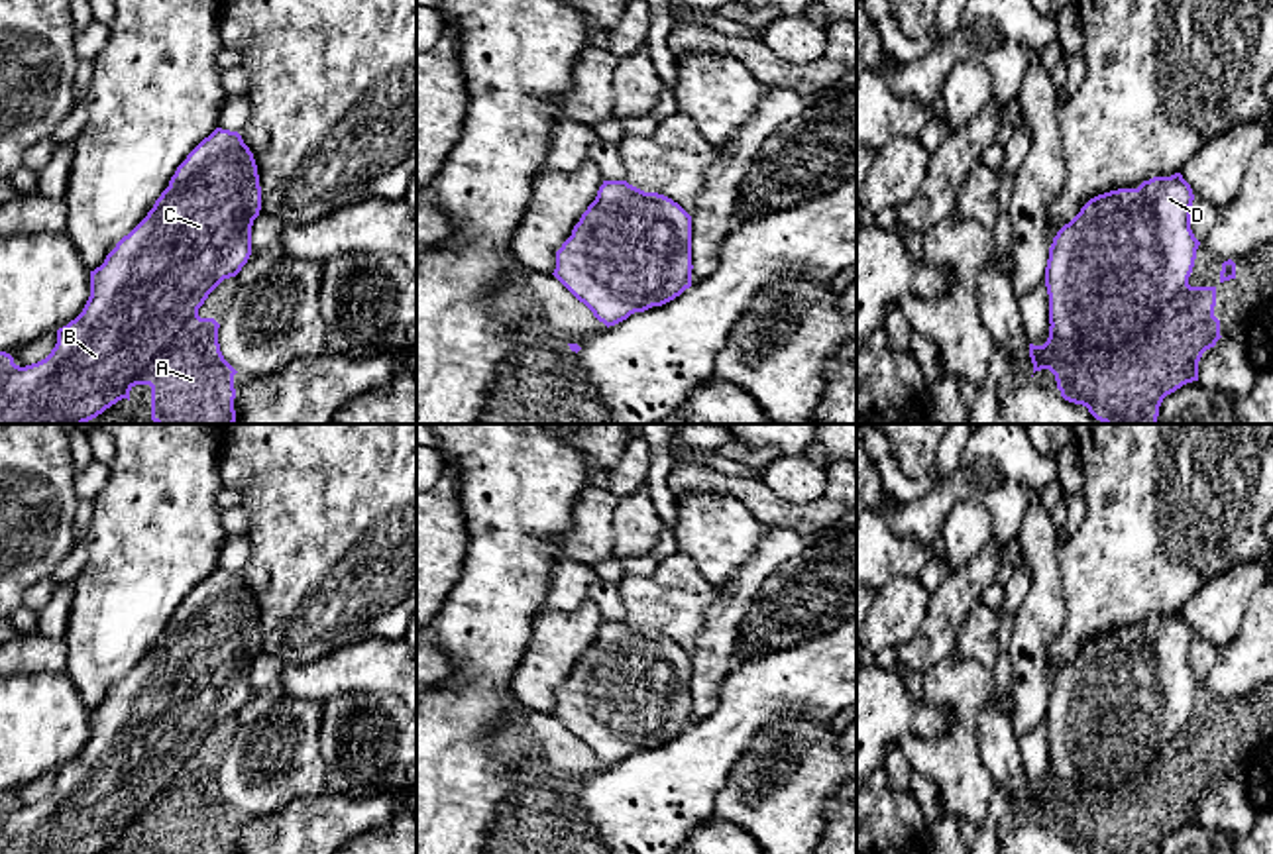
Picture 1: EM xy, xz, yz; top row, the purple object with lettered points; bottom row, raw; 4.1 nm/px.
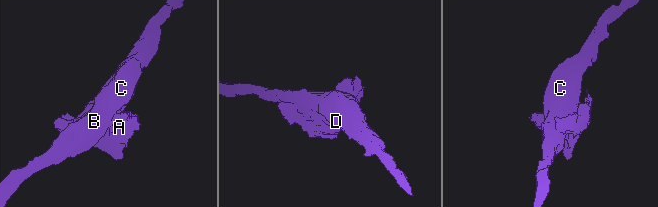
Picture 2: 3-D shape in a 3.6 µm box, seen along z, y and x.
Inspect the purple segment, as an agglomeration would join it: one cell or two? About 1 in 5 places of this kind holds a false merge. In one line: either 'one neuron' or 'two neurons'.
one neuron

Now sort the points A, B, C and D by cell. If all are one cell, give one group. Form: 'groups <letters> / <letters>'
groups A B C D

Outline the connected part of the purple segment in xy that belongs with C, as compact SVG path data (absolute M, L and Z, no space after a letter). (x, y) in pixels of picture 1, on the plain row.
M216 567L177 607L147 656L90 711L90 736L83 752L57 770L51 793L20 807L10 793L0 791L0 854L102 854L118 840L130 840L136 825L151 827L151 854L236 854L238 811L220 791L220 764L200 758L198 748L224 719L236 717L248 703L259 650L261 626L253 593L238 571Z

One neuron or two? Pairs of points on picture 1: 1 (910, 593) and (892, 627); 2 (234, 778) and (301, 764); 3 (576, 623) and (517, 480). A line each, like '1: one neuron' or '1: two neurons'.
1: one neuron
2: one neuron
3: two neurons

